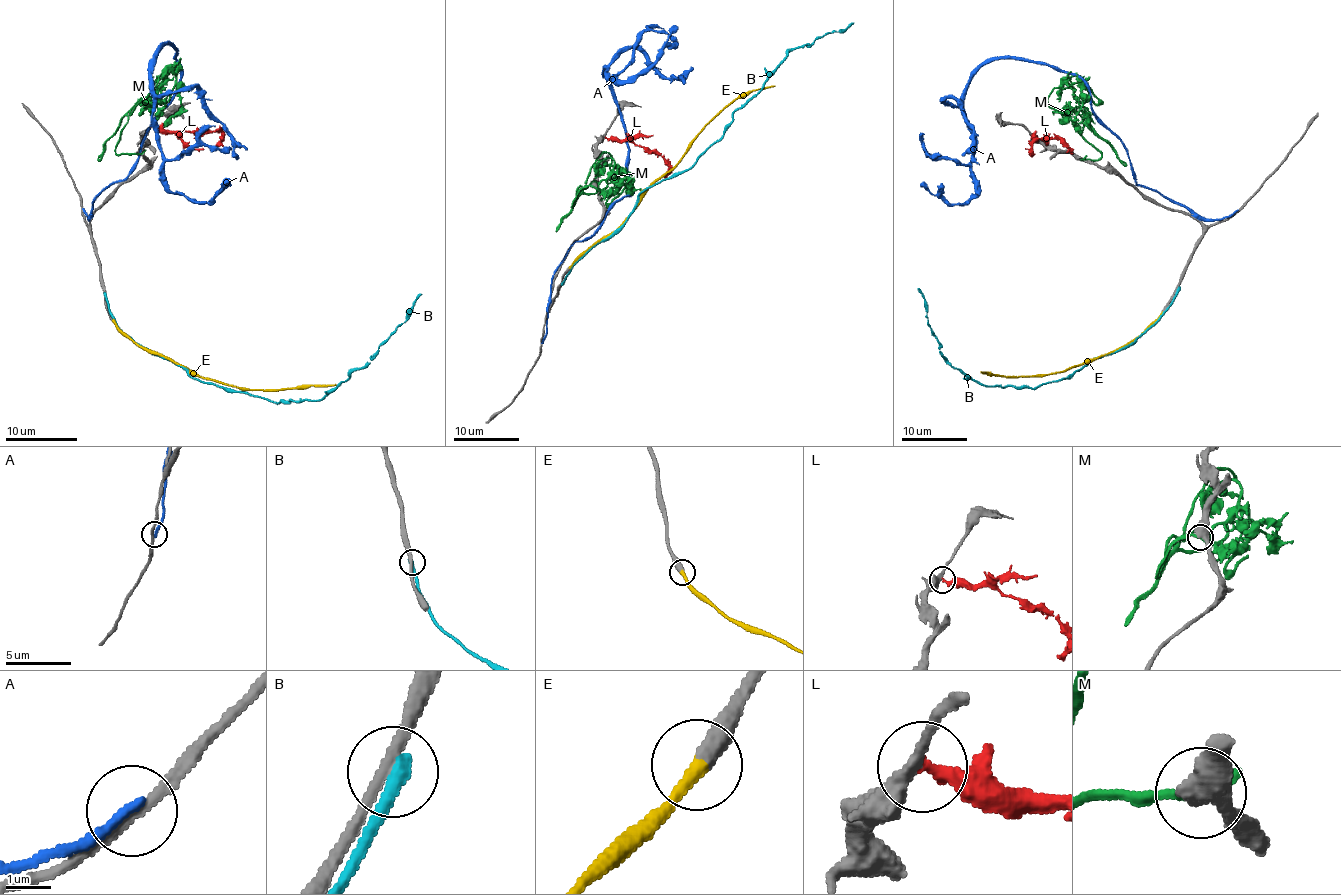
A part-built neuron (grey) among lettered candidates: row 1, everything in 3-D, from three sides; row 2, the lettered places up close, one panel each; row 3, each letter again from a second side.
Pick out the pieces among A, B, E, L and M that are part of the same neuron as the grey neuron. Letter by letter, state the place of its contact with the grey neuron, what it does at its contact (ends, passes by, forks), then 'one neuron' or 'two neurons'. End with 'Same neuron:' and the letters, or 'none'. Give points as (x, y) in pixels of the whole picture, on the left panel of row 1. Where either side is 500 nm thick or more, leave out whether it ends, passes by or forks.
A: (83, 210) | it ends | two neurons
B: (105, 295) | it ends | two neurons
E: (113, 320) | it ends | one neuron
L: (152, 126) | it ends | two neurons
M: (139, 153) | it ends | two neurons
Same neuron: E

